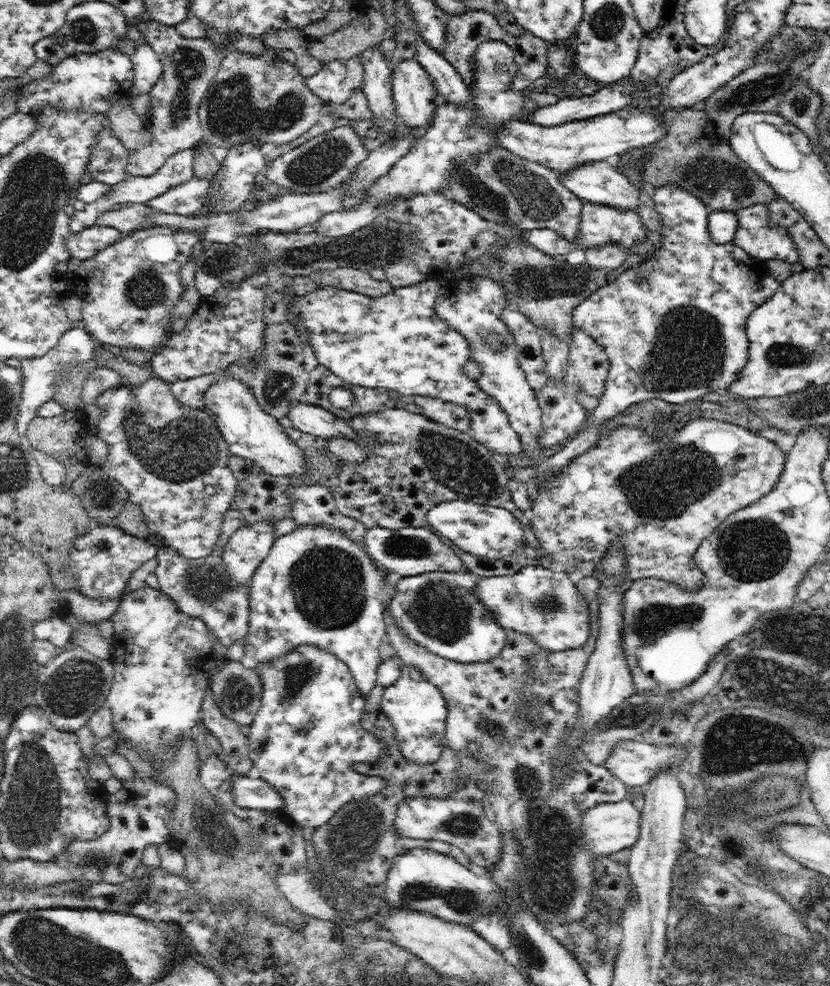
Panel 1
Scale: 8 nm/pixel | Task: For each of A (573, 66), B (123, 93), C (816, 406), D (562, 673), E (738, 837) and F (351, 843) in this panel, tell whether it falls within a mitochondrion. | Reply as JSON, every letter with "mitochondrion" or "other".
{"A":"other","B":"other","C":"mitochondrion","D":"other","E":"other","F":"mitochondrion"}

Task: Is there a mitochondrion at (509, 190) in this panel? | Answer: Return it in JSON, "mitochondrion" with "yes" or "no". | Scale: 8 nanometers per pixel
{"mitochondrion":"yes"}

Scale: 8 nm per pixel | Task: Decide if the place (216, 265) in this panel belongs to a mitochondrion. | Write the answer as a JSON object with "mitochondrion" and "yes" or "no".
{"mitochondrion":"yes"}

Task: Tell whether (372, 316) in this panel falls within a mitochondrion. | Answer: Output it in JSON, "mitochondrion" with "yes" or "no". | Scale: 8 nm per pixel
{"mitochondrion":"no"}

